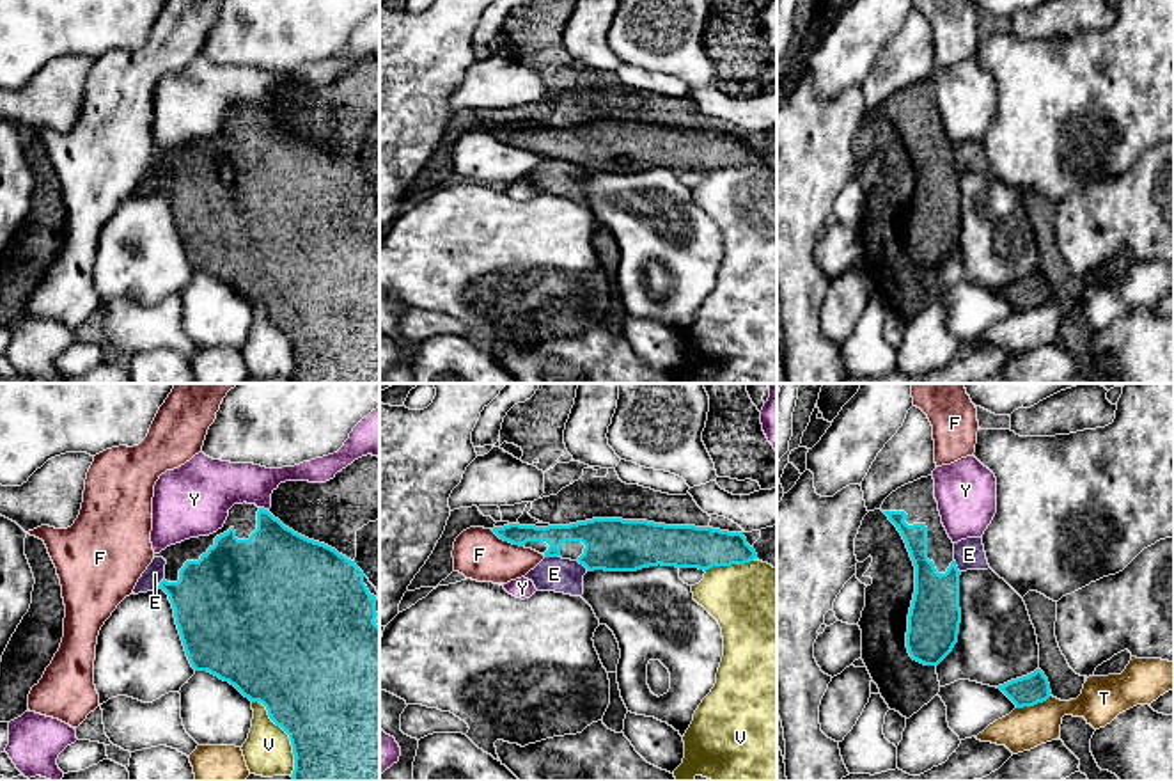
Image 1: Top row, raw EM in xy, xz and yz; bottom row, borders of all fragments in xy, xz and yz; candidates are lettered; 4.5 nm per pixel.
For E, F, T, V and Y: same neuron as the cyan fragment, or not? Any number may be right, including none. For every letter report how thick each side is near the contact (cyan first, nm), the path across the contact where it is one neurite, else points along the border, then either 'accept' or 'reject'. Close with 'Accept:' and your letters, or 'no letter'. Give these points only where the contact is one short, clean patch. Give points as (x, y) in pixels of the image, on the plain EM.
E: 190 nm thick on the cyan side, 160 nm on the other; border along xz (545, 158), (557, 160); reject
F: 100 nm thick on the cyan side, 240 nm on the other; reject
T: 140 nm thick on the cyan side, 190 nm on the other; border along yz (1050, 299), (1017, 311); reject
V: 500 nm thick on the cyan side, 220 nm on the other; reject
Y: 320 nm thick on the cyan side, 240 nm on the other; reject
Accept: no letter

